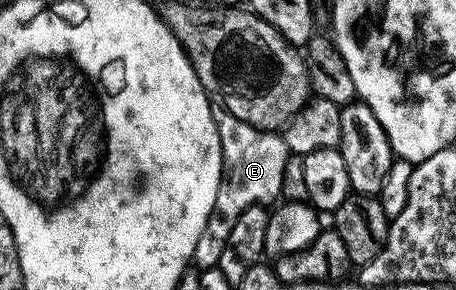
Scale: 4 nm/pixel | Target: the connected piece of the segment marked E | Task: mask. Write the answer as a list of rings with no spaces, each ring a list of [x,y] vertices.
[[[218,100],[212,104],[212,119],[222,144],[224,171],[218,188],[218,200],[214,200],[214,212],[210,212],[210,220],[206,220],[206,228],[202,228],[202,237],[194,247],[192,262],[198,264],[200,270],[219,267],[230,231],[246,208],[272,201],[275,203],[281,197],[283,173],[290,155],[288,145],[279,133],[259,130],[246,124],[246,120],[238,120],[238,116],[231,114]]]

